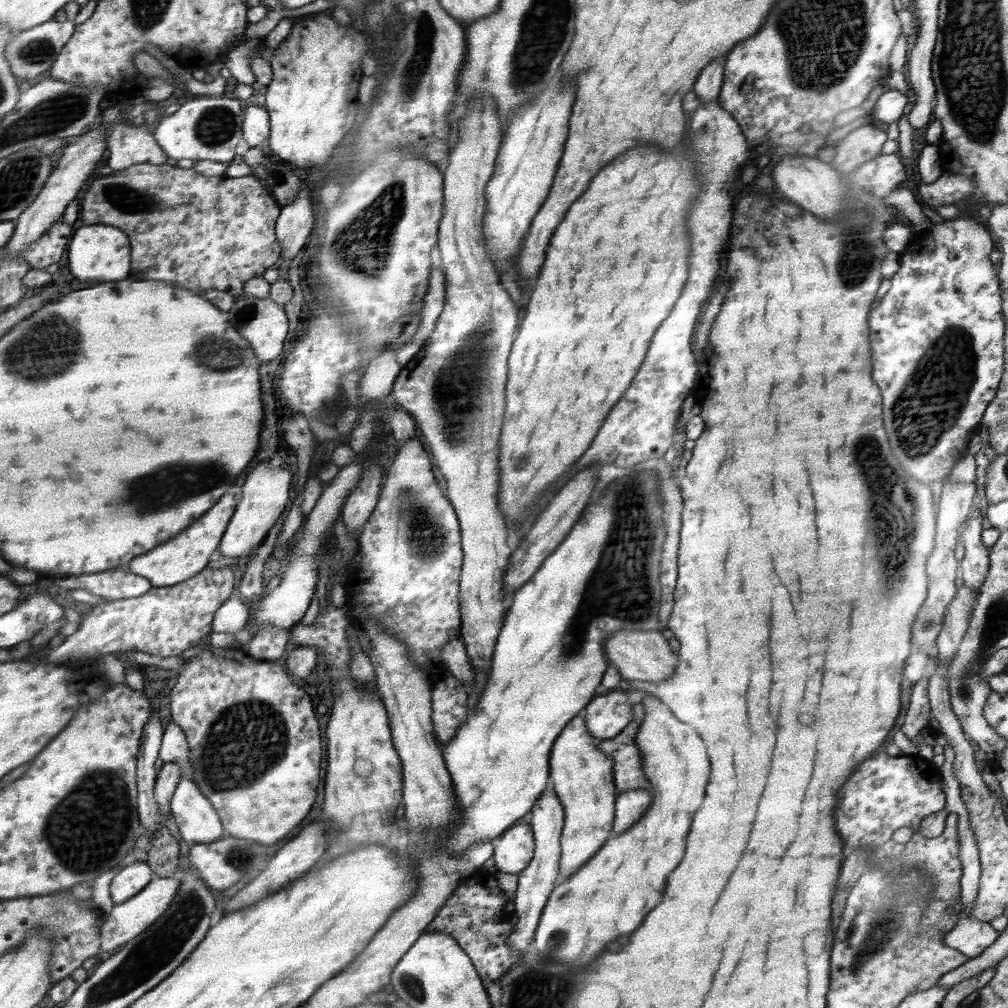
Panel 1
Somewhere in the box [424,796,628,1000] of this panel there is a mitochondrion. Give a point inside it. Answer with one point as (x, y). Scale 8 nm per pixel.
(557, 945)

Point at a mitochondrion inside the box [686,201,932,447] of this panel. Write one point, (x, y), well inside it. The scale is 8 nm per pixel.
(855, 263)

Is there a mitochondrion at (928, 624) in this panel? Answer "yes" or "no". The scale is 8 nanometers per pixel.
yes

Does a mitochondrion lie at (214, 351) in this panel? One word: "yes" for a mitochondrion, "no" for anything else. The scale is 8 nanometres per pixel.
yes

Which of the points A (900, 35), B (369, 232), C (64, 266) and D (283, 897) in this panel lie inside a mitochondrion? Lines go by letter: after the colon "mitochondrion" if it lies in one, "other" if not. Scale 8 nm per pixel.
A: other
B: mitochondrion
C: other
D: other

